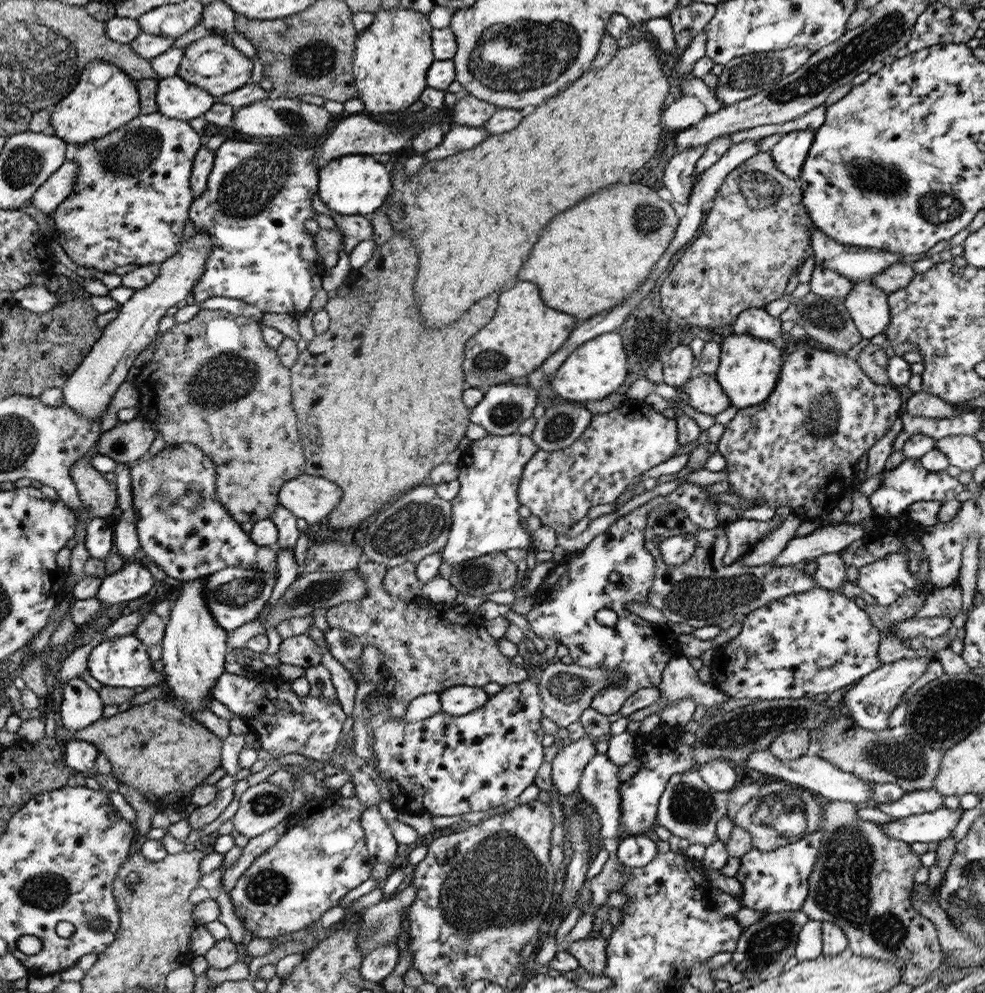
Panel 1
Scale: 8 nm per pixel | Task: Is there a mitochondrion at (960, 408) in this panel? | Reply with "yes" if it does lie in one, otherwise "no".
no

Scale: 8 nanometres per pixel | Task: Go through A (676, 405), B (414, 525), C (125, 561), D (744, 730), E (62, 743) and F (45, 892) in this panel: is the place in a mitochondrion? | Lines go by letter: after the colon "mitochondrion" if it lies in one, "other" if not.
A: other
B: mitochondrion
C: other
D: mitochondrion
E: other
F: mitochondrion

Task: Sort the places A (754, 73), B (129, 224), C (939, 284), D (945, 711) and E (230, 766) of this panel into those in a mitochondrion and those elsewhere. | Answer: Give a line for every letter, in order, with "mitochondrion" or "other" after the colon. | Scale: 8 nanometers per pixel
A: mitochondrion
B: other
C: other
D: mitochondrion
E: other

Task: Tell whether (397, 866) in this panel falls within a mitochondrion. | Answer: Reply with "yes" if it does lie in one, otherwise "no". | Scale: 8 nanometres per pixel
no

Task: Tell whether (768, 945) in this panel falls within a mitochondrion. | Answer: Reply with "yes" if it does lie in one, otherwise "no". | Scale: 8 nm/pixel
yes

